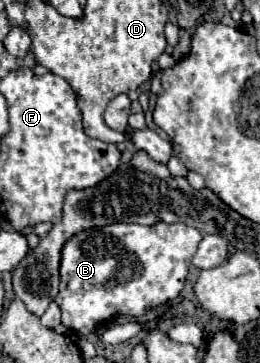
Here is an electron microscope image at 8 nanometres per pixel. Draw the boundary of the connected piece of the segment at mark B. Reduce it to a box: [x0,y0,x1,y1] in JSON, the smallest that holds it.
[55,222,201,334]

